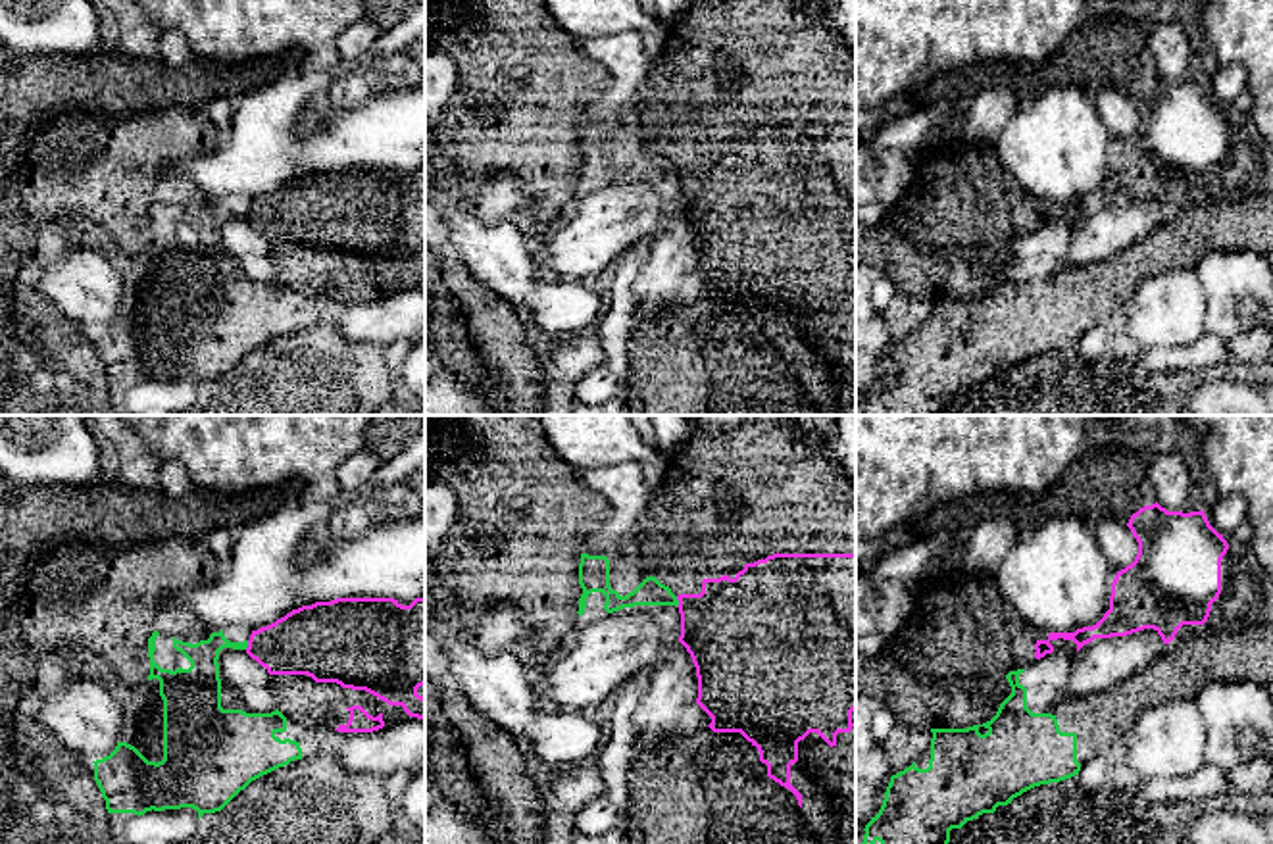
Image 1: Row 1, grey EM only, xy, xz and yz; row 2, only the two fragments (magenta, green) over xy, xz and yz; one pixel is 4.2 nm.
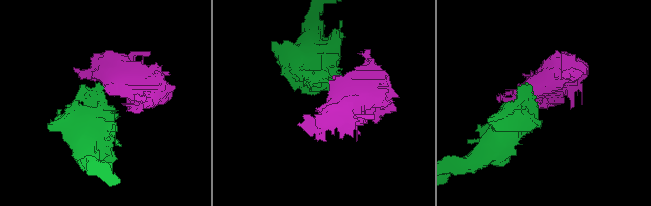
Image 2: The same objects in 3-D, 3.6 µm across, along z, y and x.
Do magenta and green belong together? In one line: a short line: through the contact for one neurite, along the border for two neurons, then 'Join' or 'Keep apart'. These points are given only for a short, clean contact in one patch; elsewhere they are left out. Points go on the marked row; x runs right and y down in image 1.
Line: xz (675, 596), (677, 606). Keep apart

